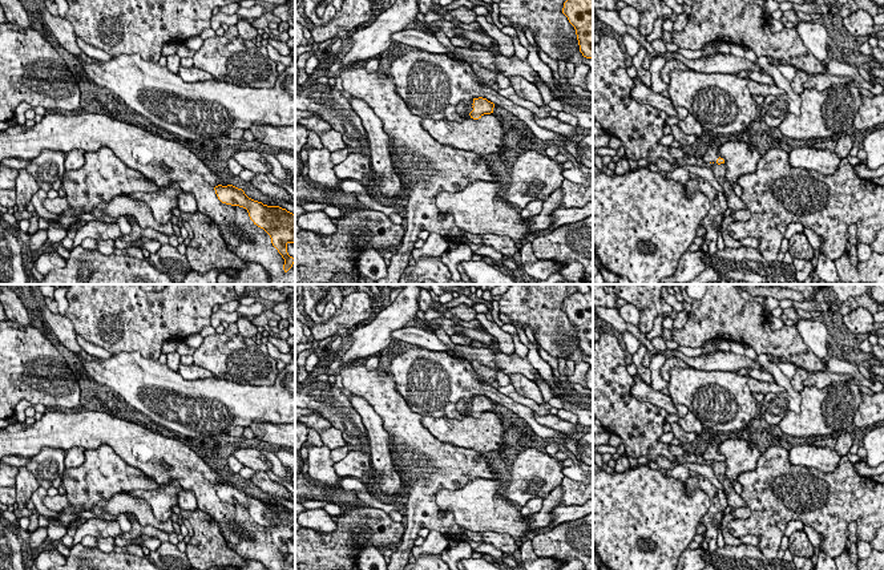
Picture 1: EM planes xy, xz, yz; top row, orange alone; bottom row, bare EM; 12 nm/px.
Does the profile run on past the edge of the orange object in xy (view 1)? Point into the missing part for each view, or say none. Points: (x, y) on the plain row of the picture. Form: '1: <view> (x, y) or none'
1: none

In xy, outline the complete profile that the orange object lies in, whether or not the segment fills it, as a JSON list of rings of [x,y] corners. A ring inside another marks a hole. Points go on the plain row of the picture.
[[[218,482],[214,488],[222,501],[246,506],[254,522],[270,533],[273,543],[284,557],[283,567],[287,570],[295,561],[287,550],[287,542],[295,542],[295,513],[279,504],[267,504],[254,498],[233,482]]]

